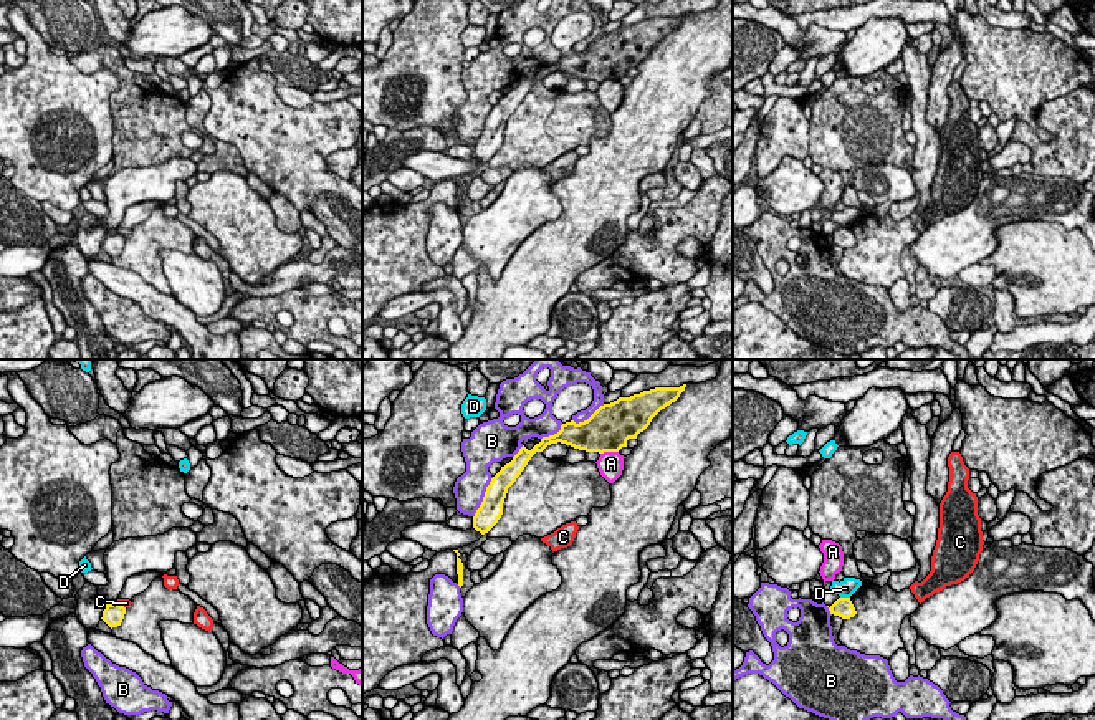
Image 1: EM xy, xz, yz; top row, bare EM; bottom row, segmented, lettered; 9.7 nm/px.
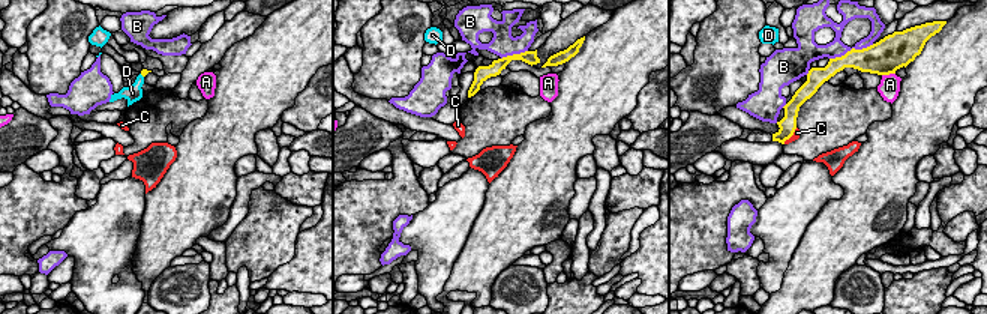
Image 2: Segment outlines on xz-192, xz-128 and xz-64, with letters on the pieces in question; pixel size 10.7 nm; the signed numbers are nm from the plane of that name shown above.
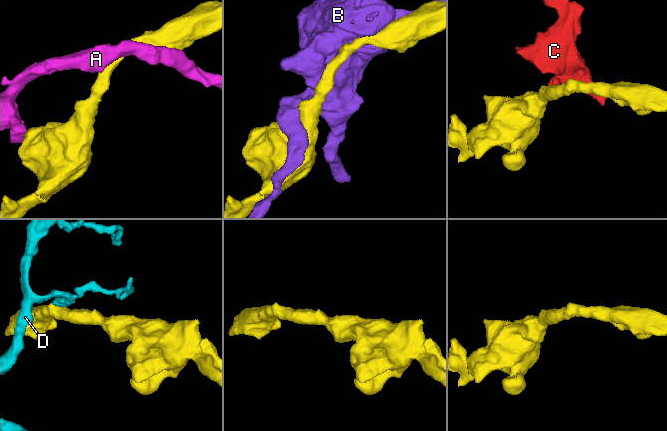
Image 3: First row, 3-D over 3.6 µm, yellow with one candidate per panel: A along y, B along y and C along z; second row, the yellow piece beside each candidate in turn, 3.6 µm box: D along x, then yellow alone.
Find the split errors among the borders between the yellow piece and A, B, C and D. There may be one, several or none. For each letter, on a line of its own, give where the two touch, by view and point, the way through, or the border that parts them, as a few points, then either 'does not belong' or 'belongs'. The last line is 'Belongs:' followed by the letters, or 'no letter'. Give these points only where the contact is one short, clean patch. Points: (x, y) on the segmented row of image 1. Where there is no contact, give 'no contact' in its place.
A: meets yellow in xz at (609, 451); border along xz (617, 451), (604, 451), (601, 454); does not belong
B: meets yellow in xz at (483, 497); does not belong
C: meets yellow in xy at (119, 604); border along xy (116, 603), (124, 608); does not belong
D: meets yellow in yz at (846, 598); border along yz (841, 596), (849, 598); does not belong
Belongs: no letter

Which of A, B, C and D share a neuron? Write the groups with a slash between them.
A / B / C / D

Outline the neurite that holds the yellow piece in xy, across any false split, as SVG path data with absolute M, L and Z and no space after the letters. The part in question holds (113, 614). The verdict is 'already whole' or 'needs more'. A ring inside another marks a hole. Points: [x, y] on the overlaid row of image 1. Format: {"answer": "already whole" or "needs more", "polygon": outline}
{"answer": "already whole", "polygon": "M112 602L112 604L106 604L101 619L112 629L121 626L124 614L126 614L126 607L117 602Z"}

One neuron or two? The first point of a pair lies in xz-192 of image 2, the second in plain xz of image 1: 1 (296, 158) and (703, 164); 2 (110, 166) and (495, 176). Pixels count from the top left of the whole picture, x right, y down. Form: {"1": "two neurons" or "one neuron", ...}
{"1": "two neurons", "2": "one neuron"}

